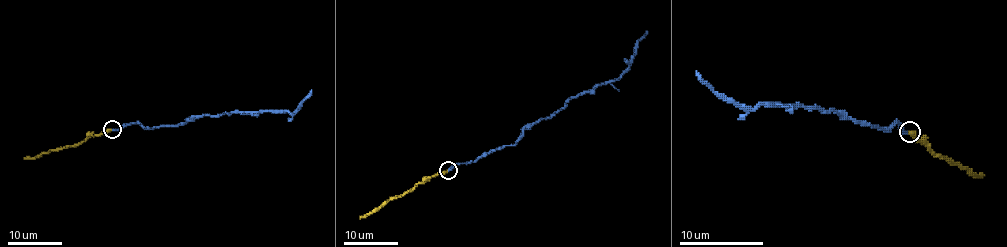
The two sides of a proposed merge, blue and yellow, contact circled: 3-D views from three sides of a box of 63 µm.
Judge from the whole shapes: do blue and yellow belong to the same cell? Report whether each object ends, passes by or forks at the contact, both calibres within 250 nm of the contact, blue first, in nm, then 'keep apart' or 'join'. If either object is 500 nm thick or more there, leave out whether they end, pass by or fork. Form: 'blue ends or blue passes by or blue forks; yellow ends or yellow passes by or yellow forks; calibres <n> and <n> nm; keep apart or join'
blue ends; yellow ends; calibres 340 and 320 nm; keep apart

